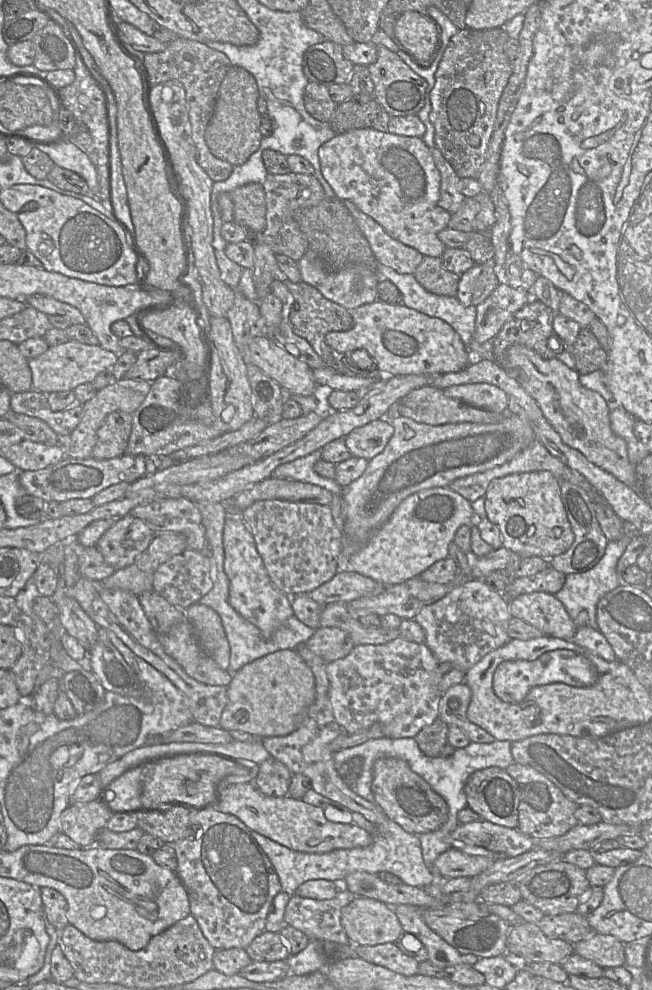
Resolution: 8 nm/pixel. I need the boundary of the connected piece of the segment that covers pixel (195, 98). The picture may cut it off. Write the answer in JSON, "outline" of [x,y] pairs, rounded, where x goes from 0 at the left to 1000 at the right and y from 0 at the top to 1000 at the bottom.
{"outline":[[[270,37],[250,52],[221,55],[218,64],[225,72],[227,88],[255,82],[271,82],[281,87],[293,128],[291,139],[301,149],[304,166],[327,184],[347,182],[359,168],[324,155],[314,142],[314,132],[327,116],[337,86],[354,68],[351,60],[340,53],[311,43]]]}

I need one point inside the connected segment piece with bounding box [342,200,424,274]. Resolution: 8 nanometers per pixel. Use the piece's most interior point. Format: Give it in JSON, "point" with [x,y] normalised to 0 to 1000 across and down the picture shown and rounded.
{"point":[618,262]}

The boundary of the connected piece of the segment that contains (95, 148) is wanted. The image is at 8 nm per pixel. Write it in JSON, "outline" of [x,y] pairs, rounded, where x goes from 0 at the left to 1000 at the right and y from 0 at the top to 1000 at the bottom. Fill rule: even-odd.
{"outline":[[[123,55],[115,56],[115,67],[112,70],[115,81],[104,87],[90,90],[90,102],[104,111],[113,121],[130,128],[129,131],[115,133],[104,141],[129,154],[146,168],[150,177],[152,192],[146,196],[150,202],[164,212],[172,213],[169,201],[169,182],[166,181],[164,164],[164,140],[166,140],[166,115],[161,95],[152,84],[138,76],[130,68]]]}

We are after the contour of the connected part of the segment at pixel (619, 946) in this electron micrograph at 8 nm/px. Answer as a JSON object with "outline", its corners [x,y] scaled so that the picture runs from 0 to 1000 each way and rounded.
{"outline":[[[908,942],[879,955],[879,963],[925,979],[959,975],[959,954],[939,944]]]}

